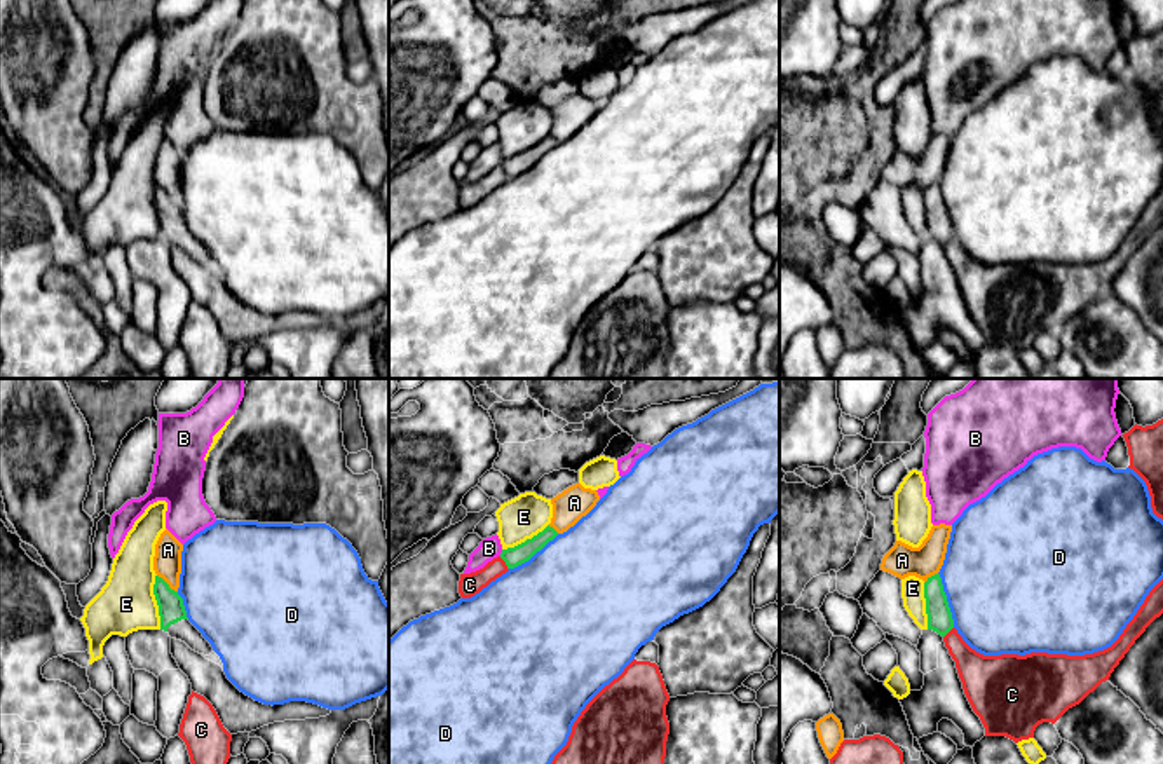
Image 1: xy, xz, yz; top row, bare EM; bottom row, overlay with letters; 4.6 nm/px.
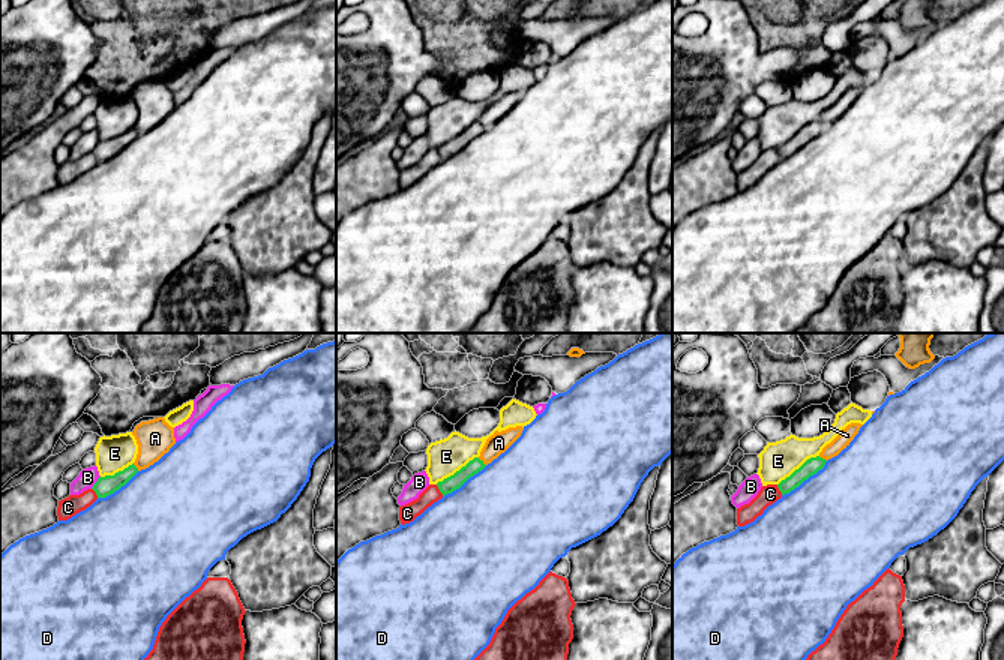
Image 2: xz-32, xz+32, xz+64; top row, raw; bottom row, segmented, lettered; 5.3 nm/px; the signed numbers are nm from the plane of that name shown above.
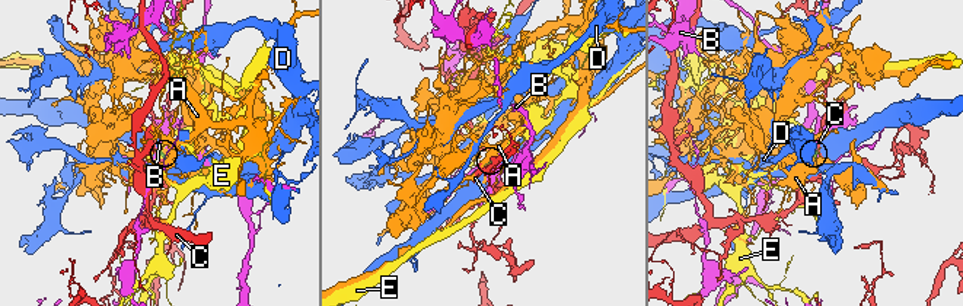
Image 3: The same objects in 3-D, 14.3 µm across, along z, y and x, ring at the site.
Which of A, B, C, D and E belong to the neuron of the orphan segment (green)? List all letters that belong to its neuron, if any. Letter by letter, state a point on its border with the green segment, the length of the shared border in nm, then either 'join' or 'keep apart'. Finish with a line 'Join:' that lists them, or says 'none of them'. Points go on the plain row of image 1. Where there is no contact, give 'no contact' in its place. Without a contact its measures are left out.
A: contact xy (168, 194); length 130 nm; keep apart
B: contact xz (501, 163); length 40 nm; keep apart
C: contact xz (506, 173); length 80 nm; keep apart
D: contact yz (945, 210); length 260 nm; keep apart
E: contact xy (157, 211); length 260 nm; keep apart
Join: none of them

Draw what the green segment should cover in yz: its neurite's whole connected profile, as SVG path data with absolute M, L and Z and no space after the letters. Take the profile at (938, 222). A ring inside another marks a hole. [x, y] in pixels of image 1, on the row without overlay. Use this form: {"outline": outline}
{"outline": "M940 183L928 187L924 192L928 239L945 246L954 237L952 222L943 201Z"}

